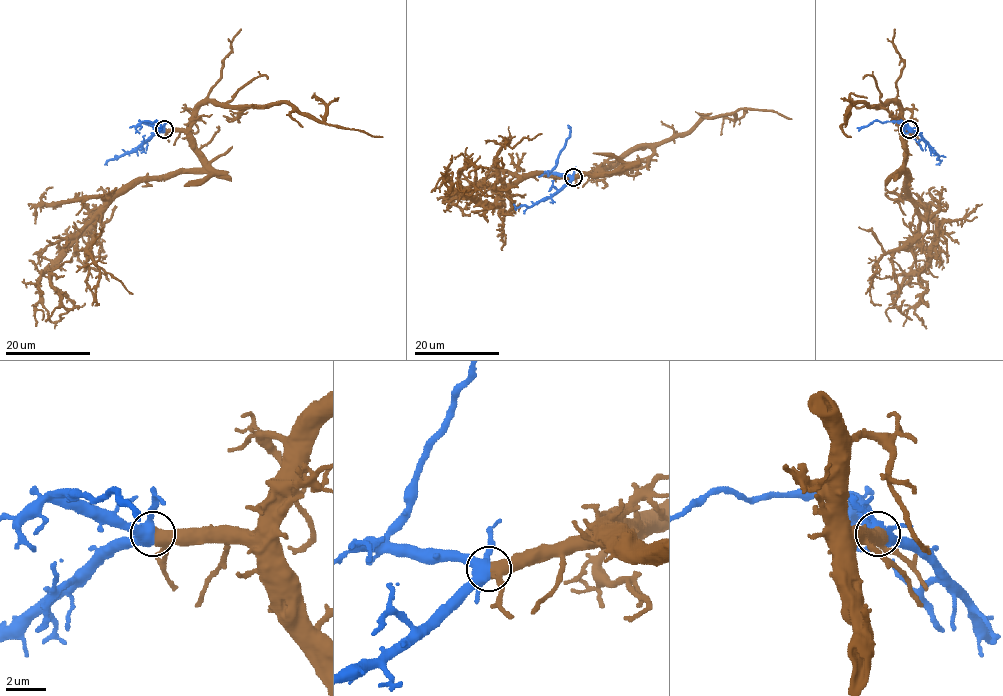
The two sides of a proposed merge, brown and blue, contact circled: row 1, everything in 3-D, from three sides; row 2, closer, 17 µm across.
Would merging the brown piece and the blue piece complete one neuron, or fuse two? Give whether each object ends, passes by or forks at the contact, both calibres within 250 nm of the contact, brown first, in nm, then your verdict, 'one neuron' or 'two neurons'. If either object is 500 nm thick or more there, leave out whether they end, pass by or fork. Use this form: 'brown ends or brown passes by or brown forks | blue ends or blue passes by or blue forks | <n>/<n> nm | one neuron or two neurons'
440/500 nm | one neuron

